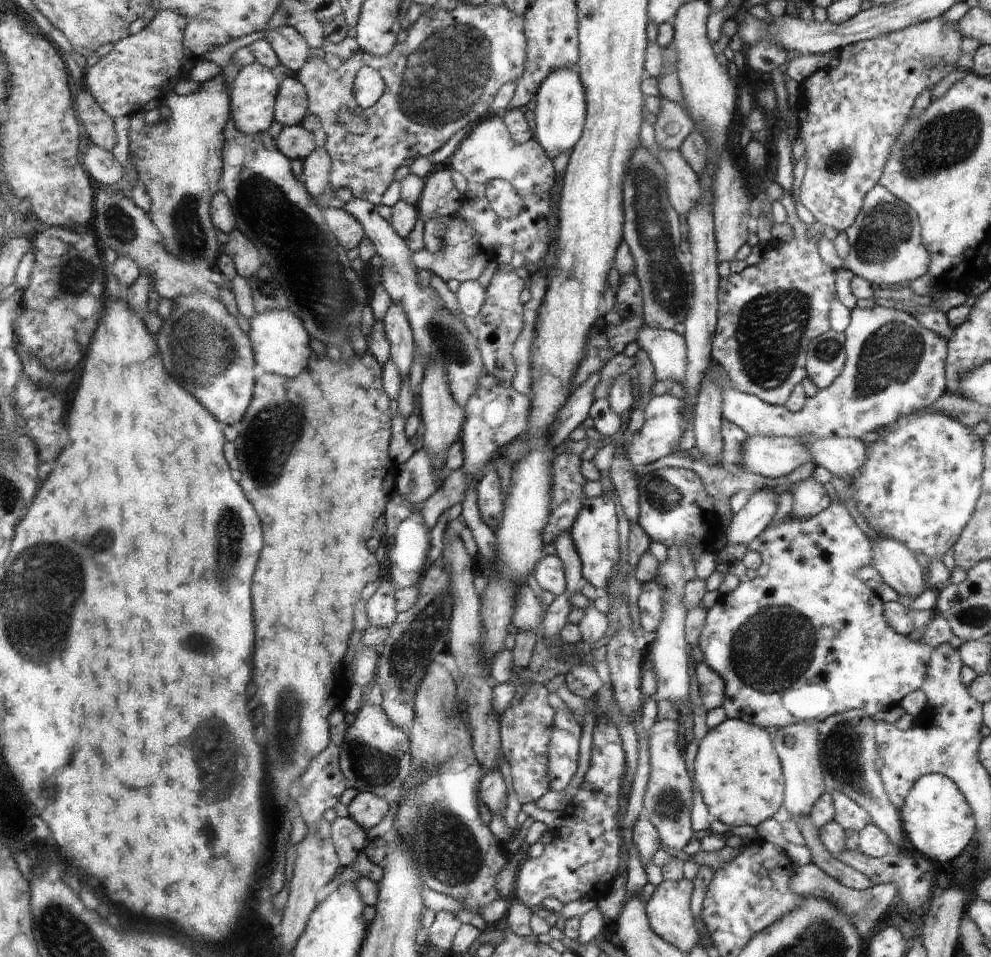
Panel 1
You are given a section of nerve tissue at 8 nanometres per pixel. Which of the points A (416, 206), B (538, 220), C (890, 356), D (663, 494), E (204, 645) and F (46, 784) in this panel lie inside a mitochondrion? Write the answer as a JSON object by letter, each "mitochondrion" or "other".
{"A":"other","B":"other","C":"mitochondrion","D":"mitochondrion","E":"mitochondrion","F":"mitochondrion"}

